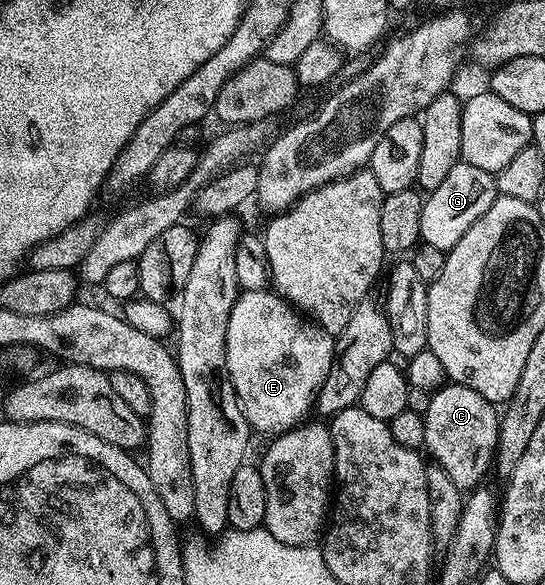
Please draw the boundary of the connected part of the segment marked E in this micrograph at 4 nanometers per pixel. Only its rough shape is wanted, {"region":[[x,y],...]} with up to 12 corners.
{"region":[[276,291],[241,292],[227,370],[250,429],[314,411],[334,333]]}

